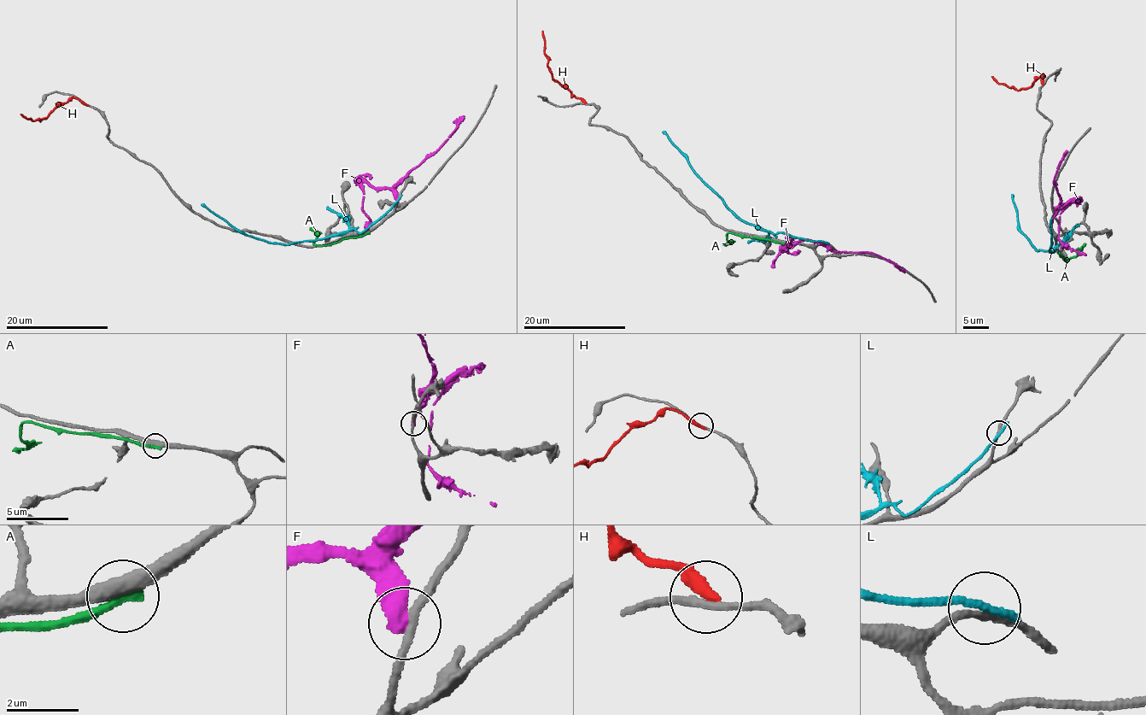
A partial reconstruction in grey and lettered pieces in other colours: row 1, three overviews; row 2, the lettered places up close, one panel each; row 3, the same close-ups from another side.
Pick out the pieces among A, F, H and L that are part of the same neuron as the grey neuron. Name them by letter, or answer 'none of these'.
none of these

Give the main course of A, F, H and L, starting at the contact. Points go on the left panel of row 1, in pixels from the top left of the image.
A: (367, 233), (342, 237), (326, 245), (314, 244), (316, 236), (312, 227)
F: (397, 197), (391, 190), (372, 188), (361, 183), (363, 212), (371, 220), (366, 231)
H: (86, 104), (71, 97), (40, 121), (27, 119), (20, 114)
L: (398, 199), (360, 233), (350, 229), (332, 237), (285, 244), (256, 239), (233, 227), (201, 204)

